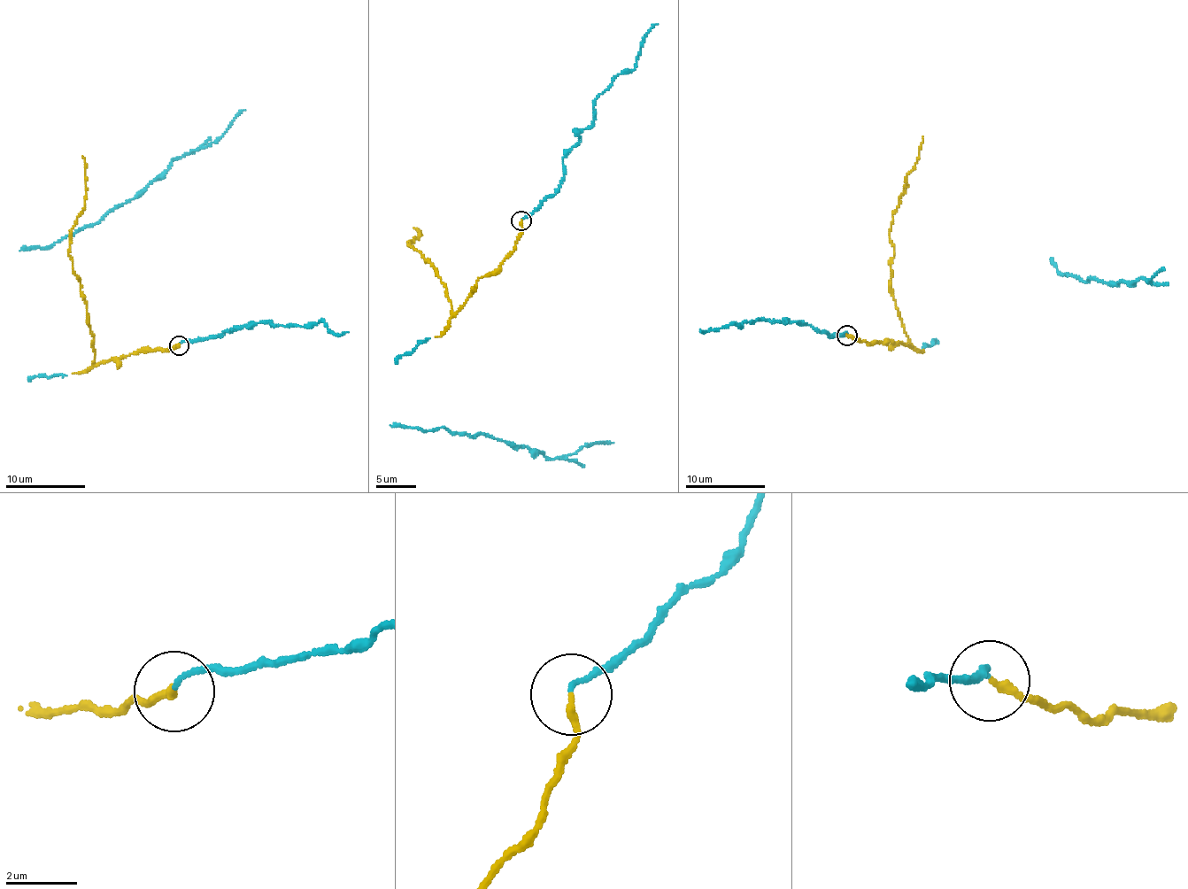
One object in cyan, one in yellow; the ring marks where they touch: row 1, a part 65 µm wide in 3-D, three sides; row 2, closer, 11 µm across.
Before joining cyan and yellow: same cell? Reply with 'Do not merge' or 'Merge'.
Merge

